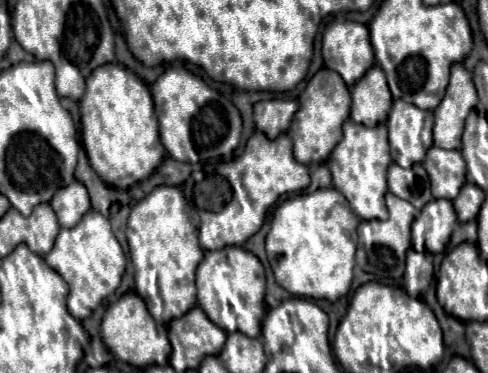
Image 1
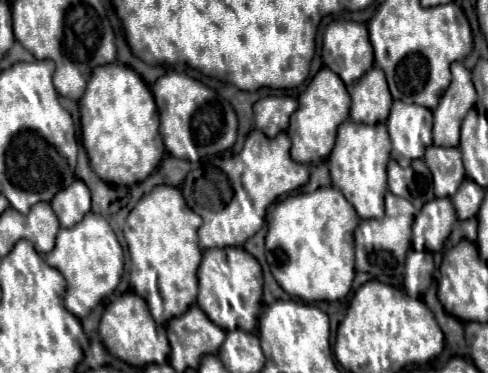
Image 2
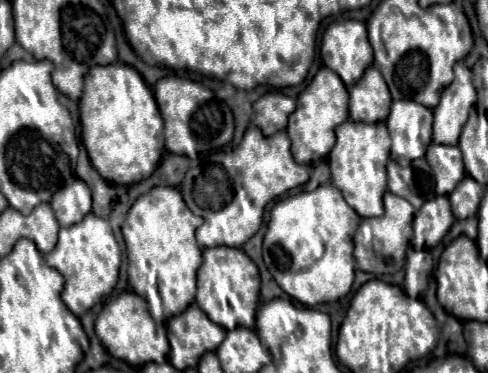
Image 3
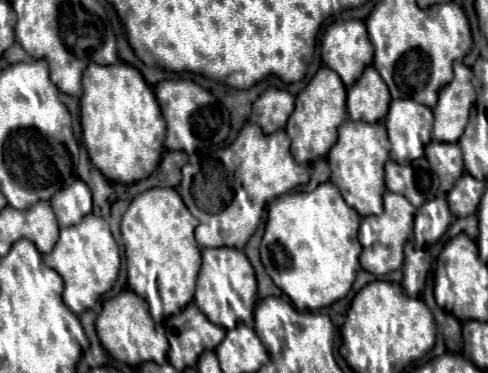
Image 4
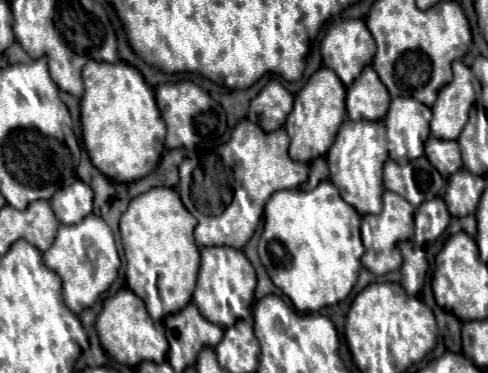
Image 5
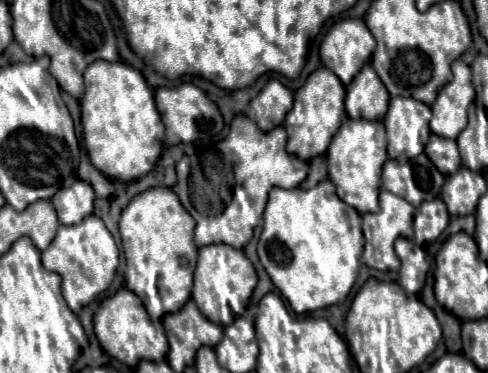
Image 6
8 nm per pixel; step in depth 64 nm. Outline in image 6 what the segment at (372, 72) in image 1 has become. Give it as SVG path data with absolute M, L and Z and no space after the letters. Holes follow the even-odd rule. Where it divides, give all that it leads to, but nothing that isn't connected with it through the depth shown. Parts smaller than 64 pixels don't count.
M366 64L356 80L346 88L346 112L354 120L382 120L388 110L388 102L388 90L380 84L380 78L370 64Z

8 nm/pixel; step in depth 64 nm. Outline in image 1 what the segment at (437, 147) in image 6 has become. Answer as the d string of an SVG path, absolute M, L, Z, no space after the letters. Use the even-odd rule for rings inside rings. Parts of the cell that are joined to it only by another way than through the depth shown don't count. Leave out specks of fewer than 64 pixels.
M432 146L426 152L424 168L430 176L434 198L454 200L466 182L466 162L458 150Z

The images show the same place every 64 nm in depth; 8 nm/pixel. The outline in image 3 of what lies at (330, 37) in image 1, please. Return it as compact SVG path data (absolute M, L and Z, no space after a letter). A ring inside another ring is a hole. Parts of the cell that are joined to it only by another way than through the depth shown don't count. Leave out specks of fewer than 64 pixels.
M358 20L335 21L324 32L320 46L322 62L350 88L372 64L372 46L366 24Z

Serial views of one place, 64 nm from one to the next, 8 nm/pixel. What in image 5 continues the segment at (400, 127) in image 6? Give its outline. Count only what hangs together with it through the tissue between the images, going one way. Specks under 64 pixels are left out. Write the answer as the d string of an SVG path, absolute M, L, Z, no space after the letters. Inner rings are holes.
M394 98L390 102L386 120L382 118L368 122L384 124L388 140L388 160L414 160L424 154L424 145L430 135L431 119L431 108L420 104L418 100Z

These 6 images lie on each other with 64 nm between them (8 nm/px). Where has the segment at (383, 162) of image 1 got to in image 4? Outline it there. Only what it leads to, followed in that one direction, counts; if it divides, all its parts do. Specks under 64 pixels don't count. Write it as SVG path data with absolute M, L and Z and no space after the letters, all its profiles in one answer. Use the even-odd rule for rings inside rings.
M346 120L338 128L338 142L328 152L328 164L332 170L330 182L338 186L348 206L352 206L360 216L372 216L380 214L382 208L382 194L386 190L384 186L384 164L388 160L390 142L386 134L384 122L354 122Z

